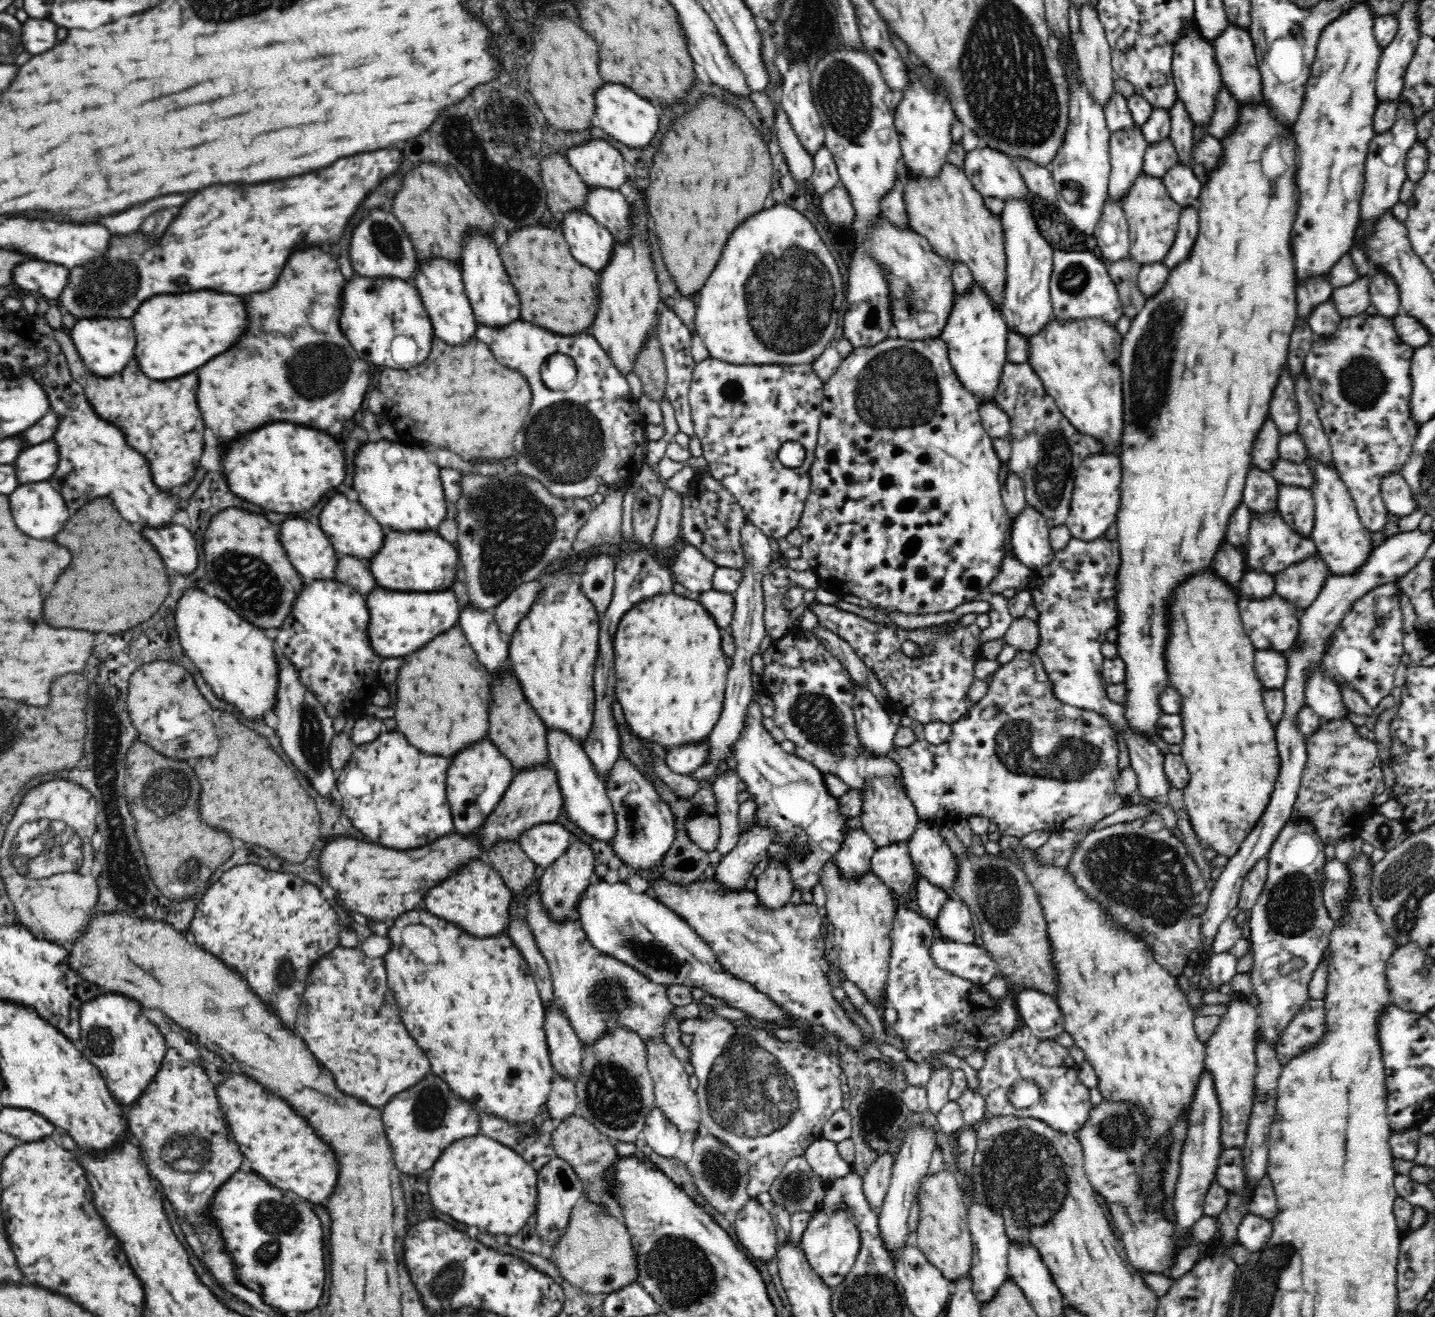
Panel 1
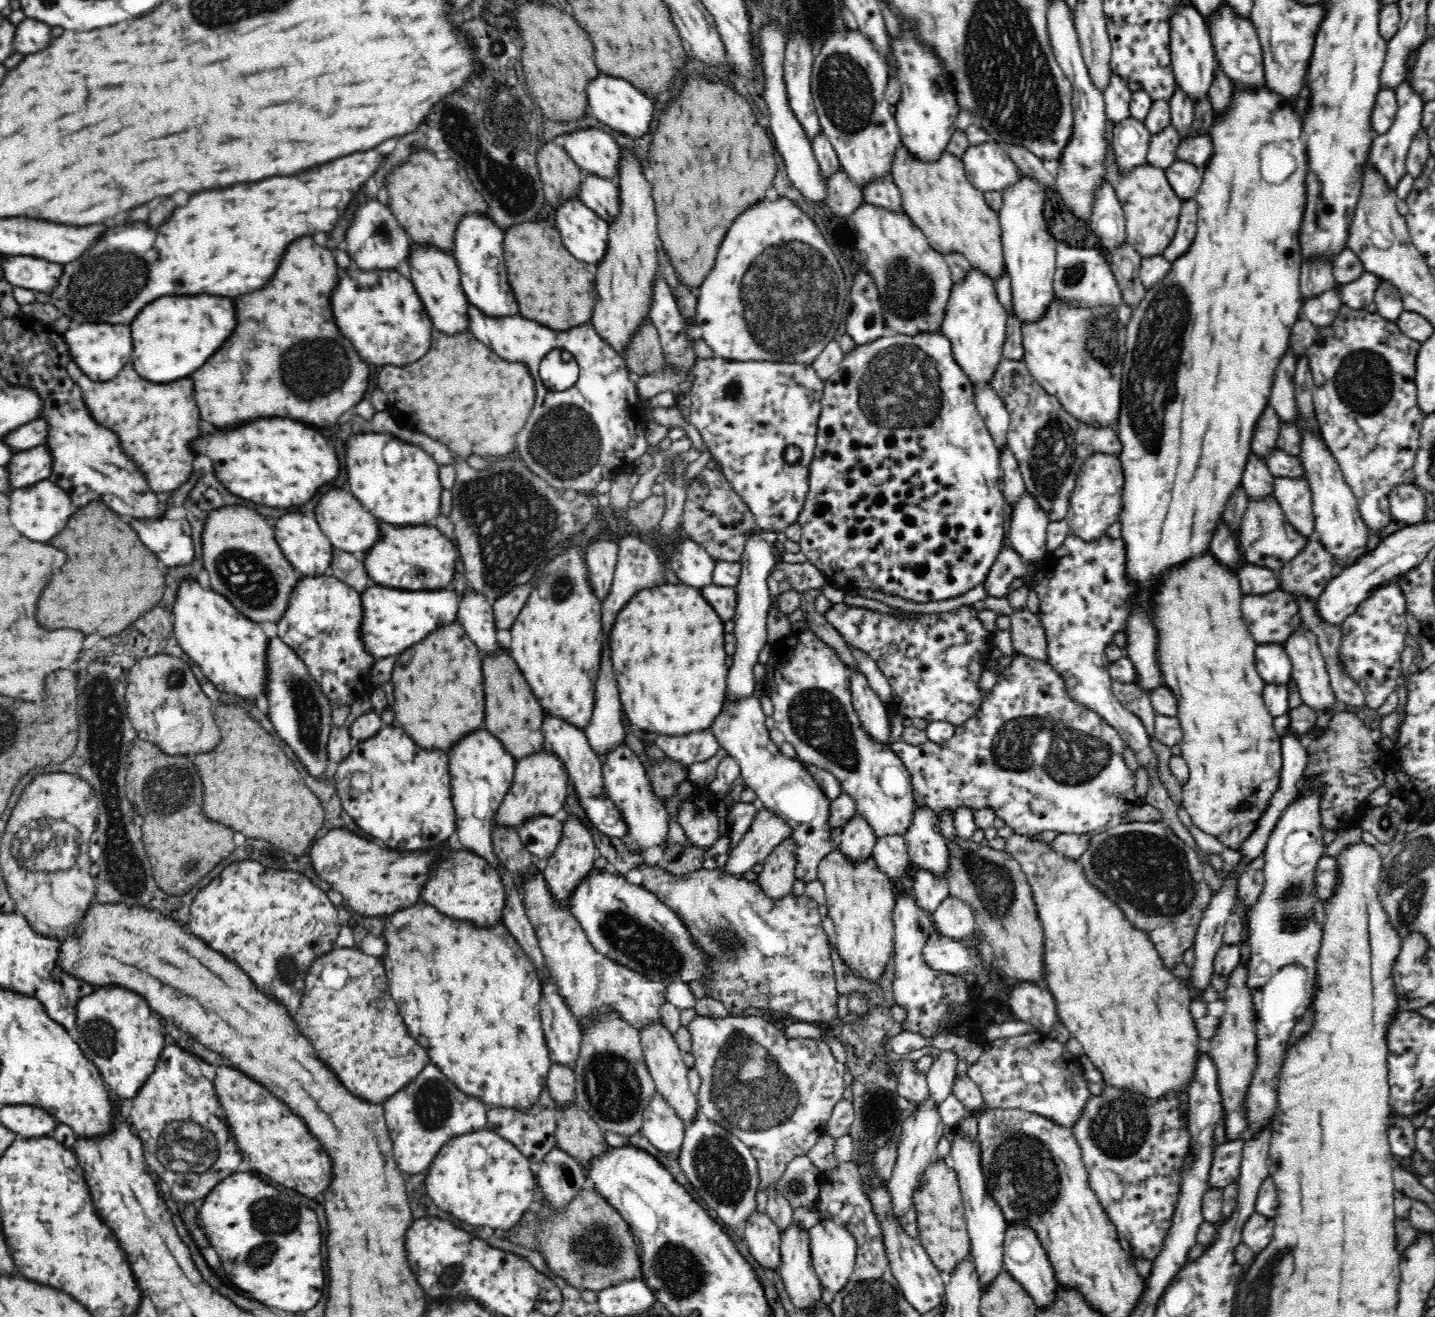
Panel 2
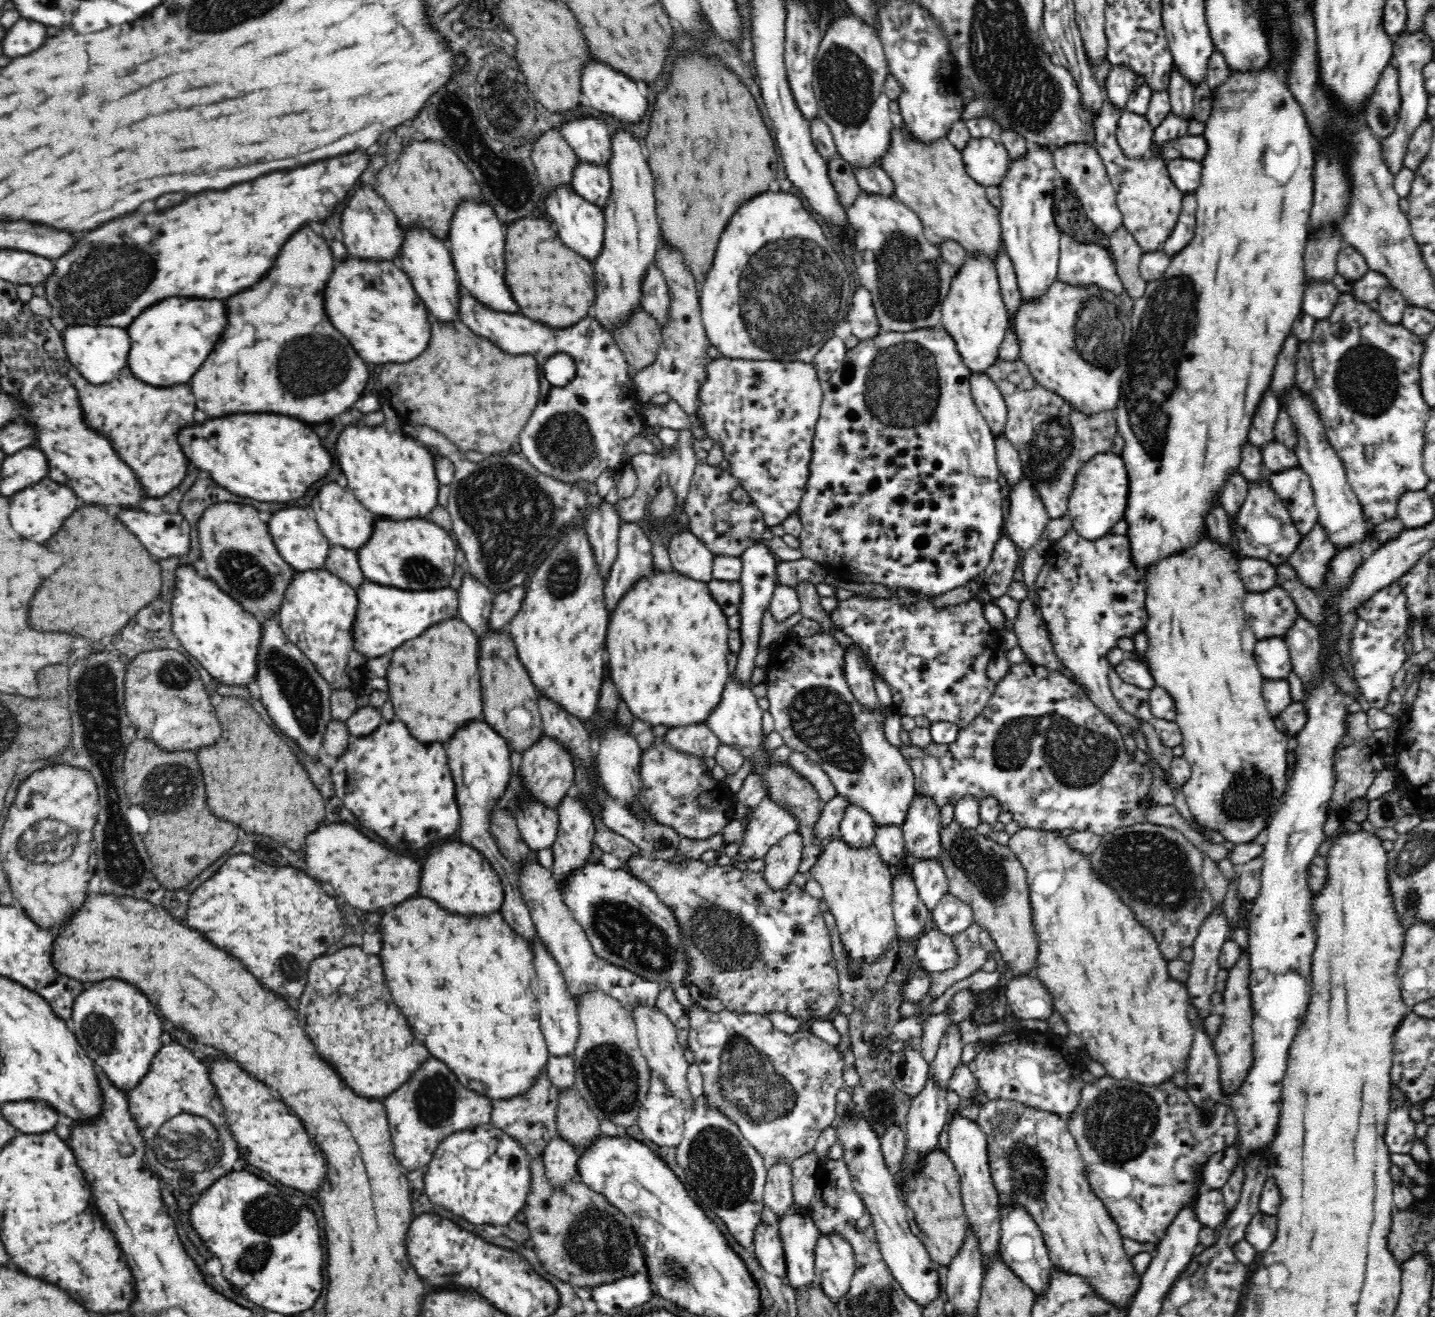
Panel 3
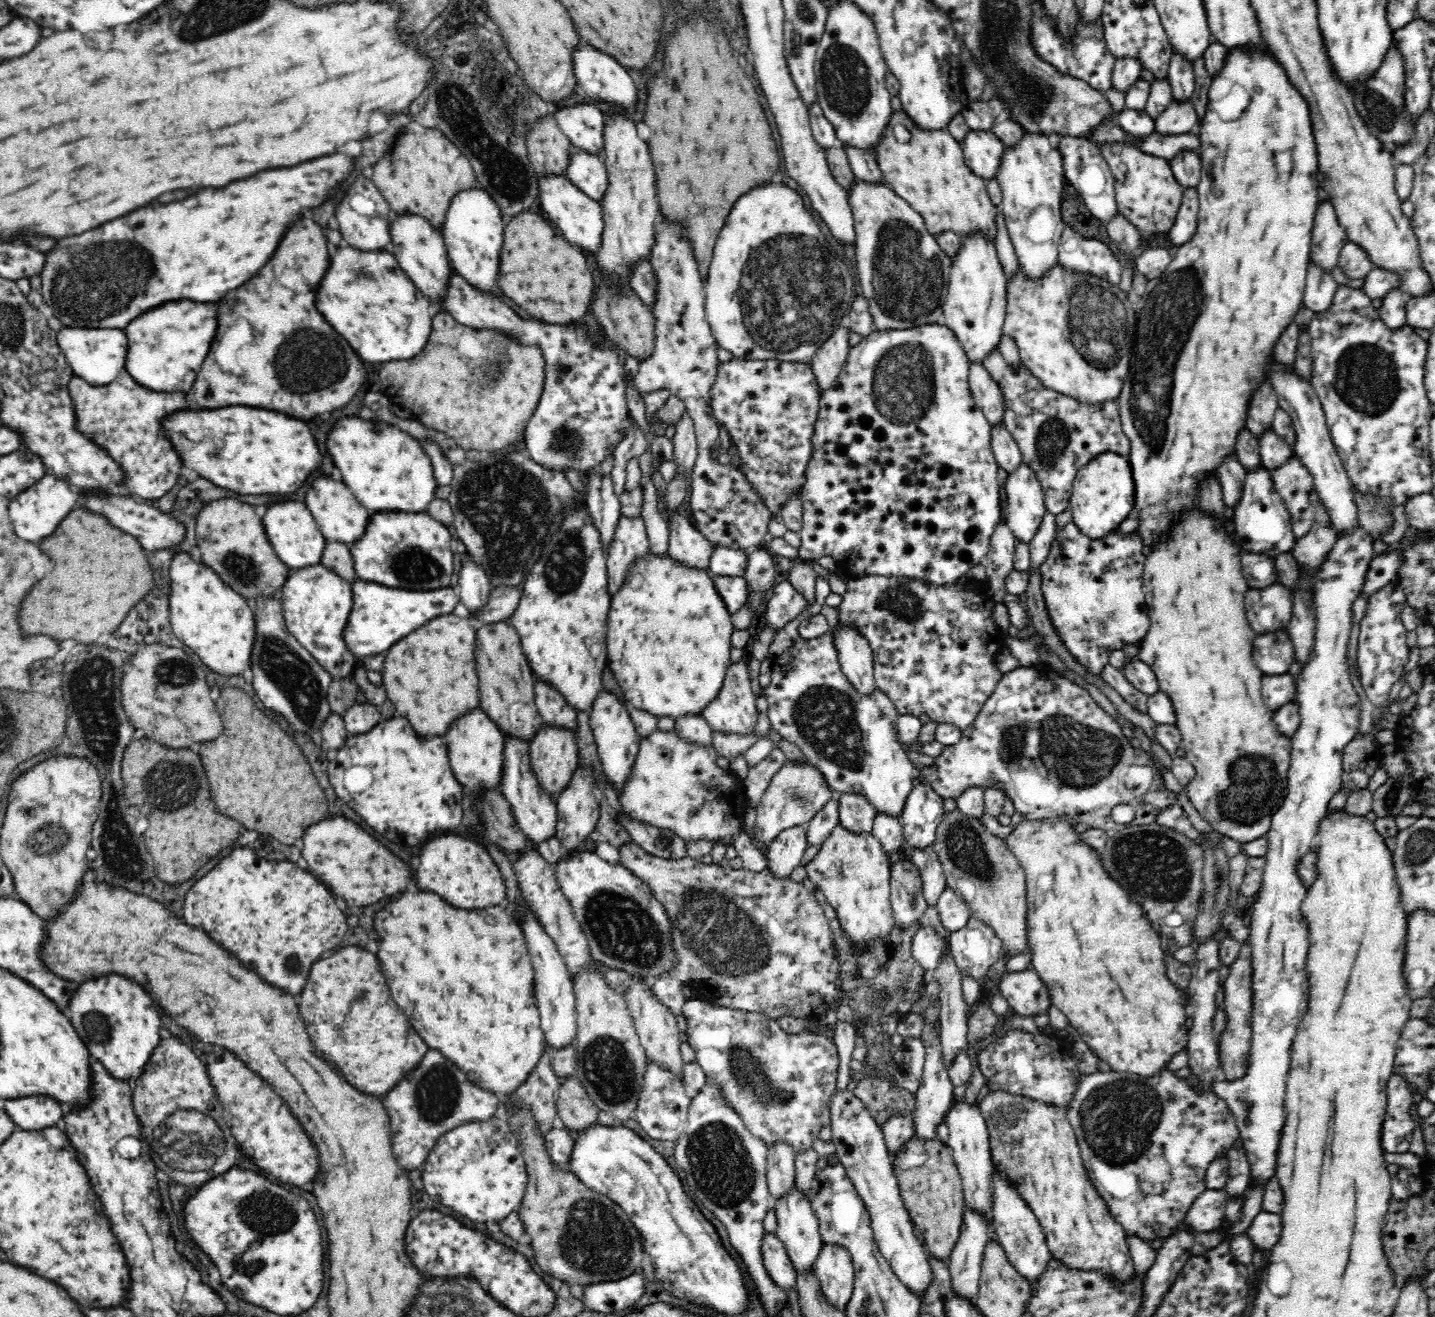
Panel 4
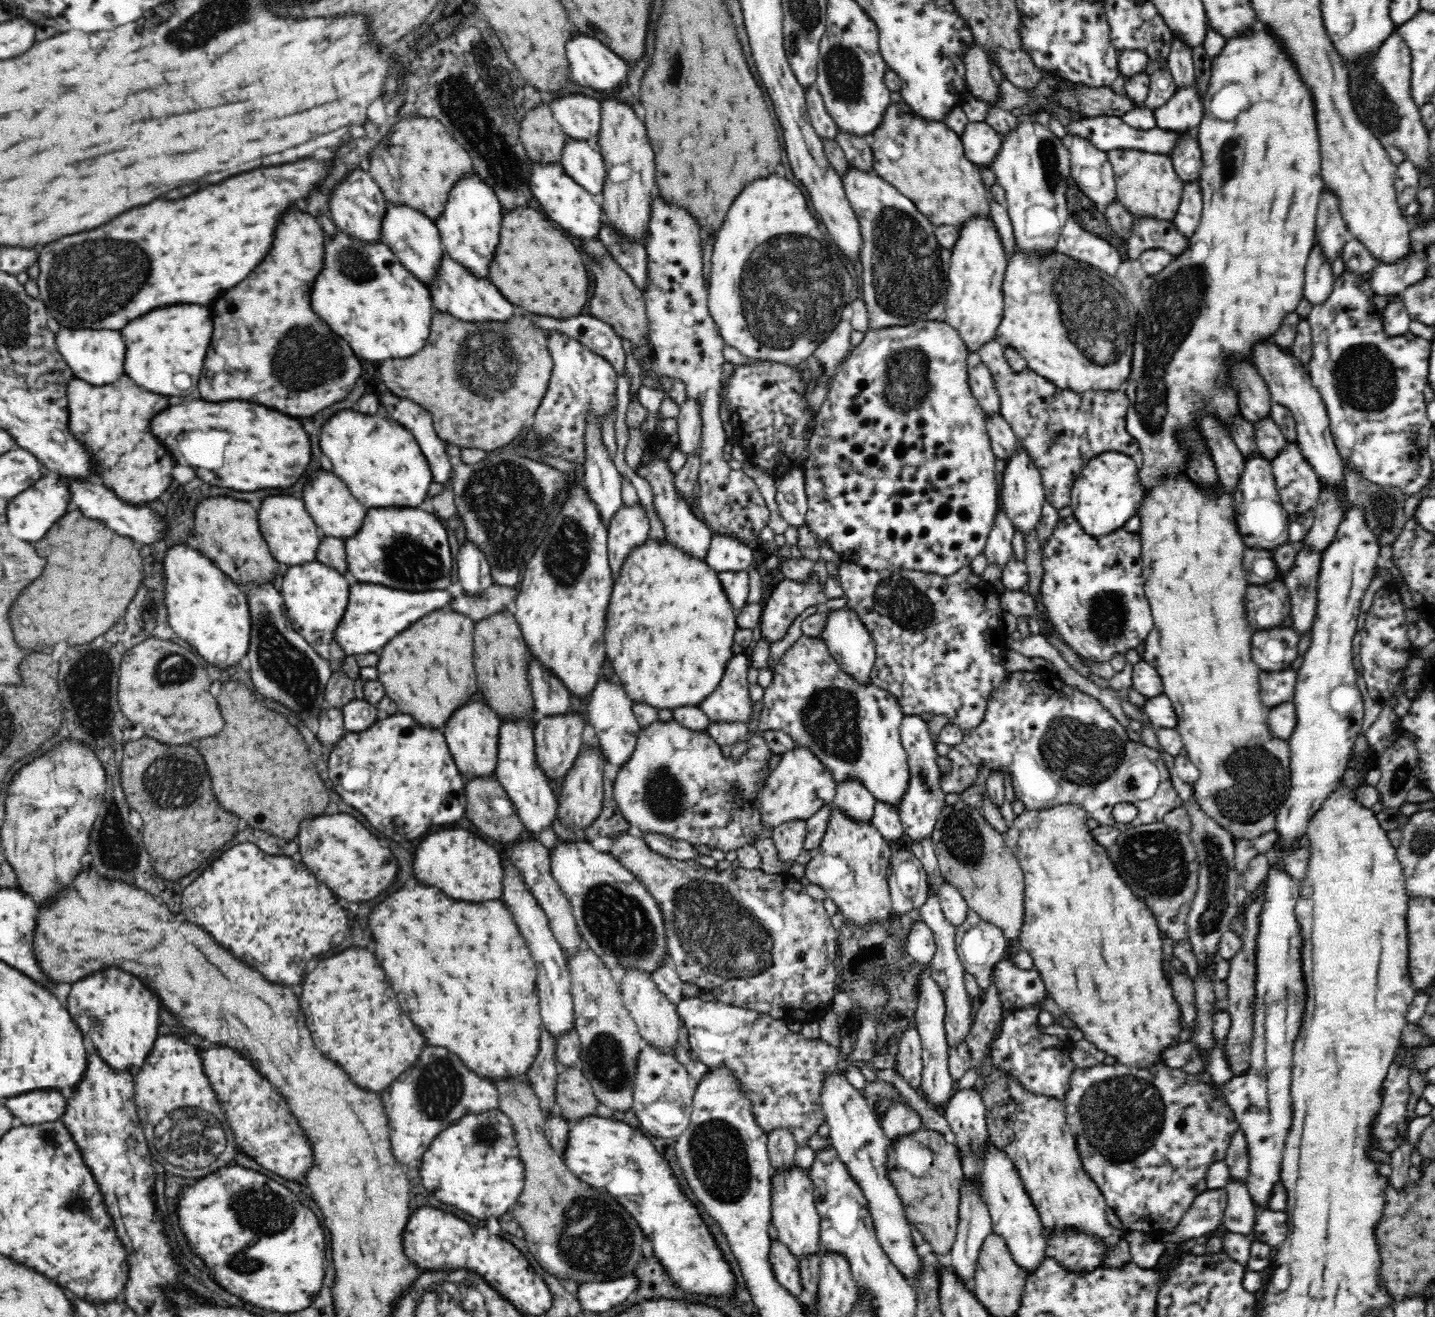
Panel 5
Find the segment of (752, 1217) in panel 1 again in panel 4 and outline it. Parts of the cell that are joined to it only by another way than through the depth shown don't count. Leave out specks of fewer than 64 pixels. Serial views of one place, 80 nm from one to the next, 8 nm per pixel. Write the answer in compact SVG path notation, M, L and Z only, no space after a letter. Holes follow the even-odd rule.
M765 1231L762 1234L760 1251L762 1251L762 1262L766 1267L766 1273L770 1275L770 1278L780 1286L794 1289L797 1279L796 1269L788 1257L784 1243L776 1233Z

